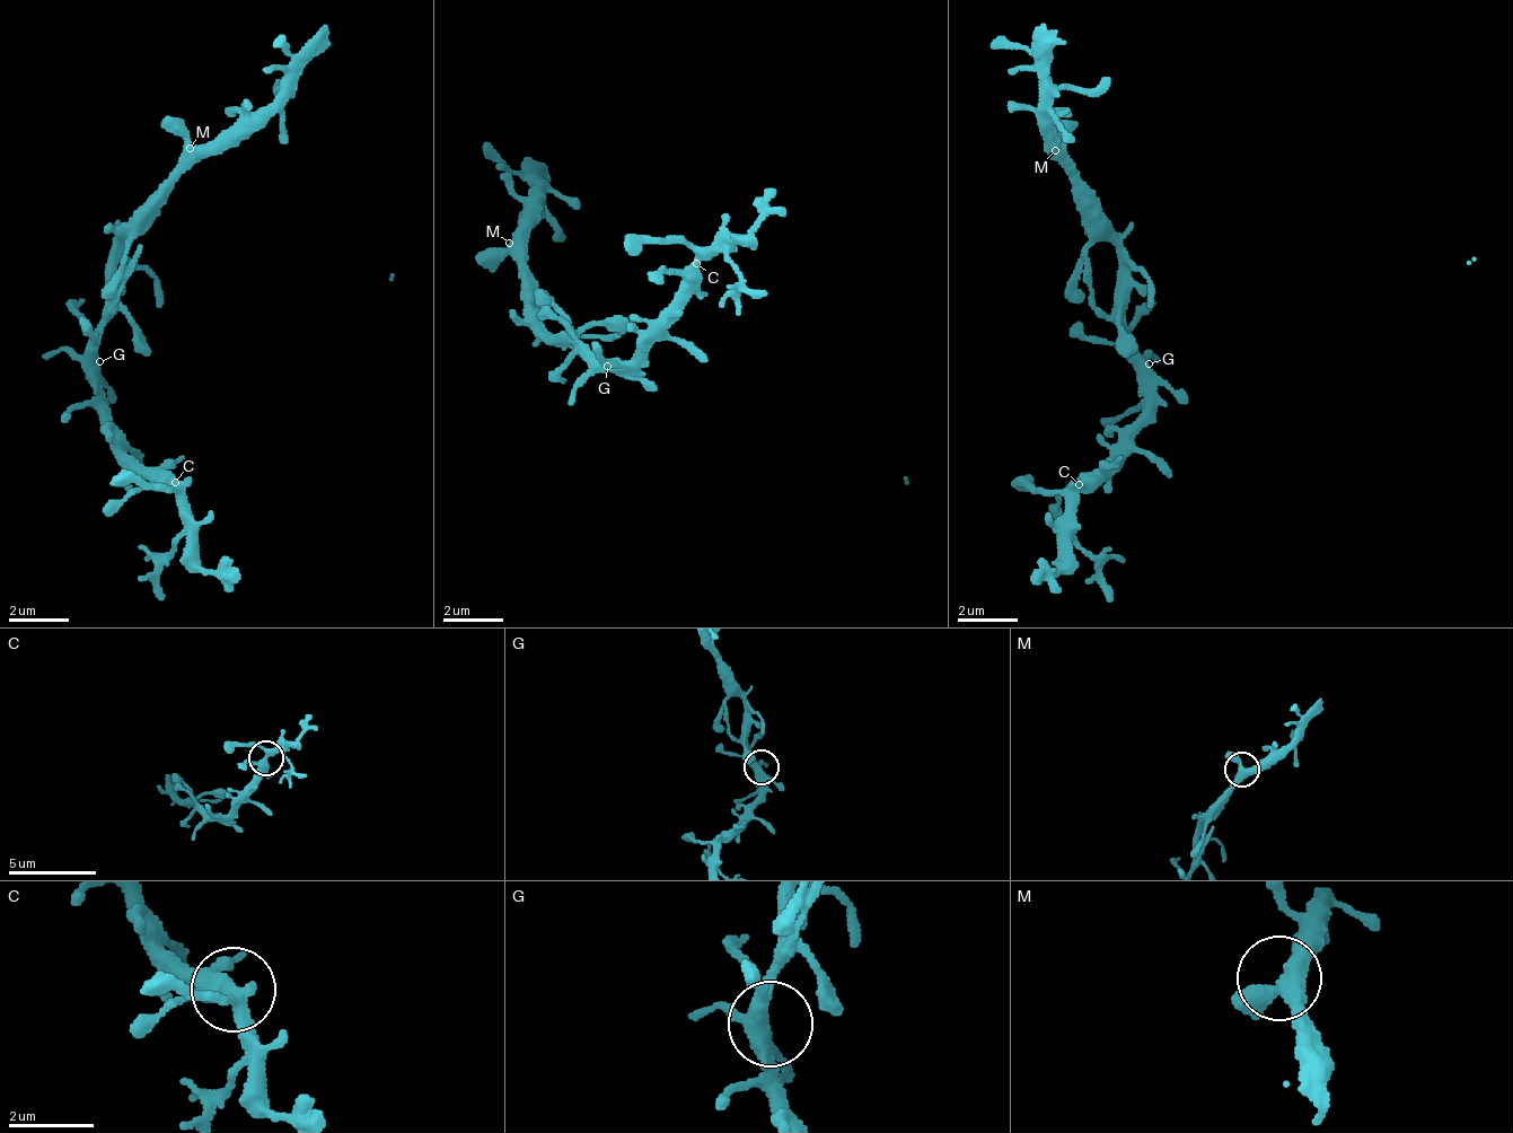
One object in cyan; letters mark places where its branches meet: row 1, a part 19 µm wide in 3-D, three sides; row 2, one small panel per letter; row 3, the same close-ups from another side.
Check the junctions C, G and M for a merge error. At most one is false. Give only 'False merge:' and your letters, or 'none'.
False merge: none

